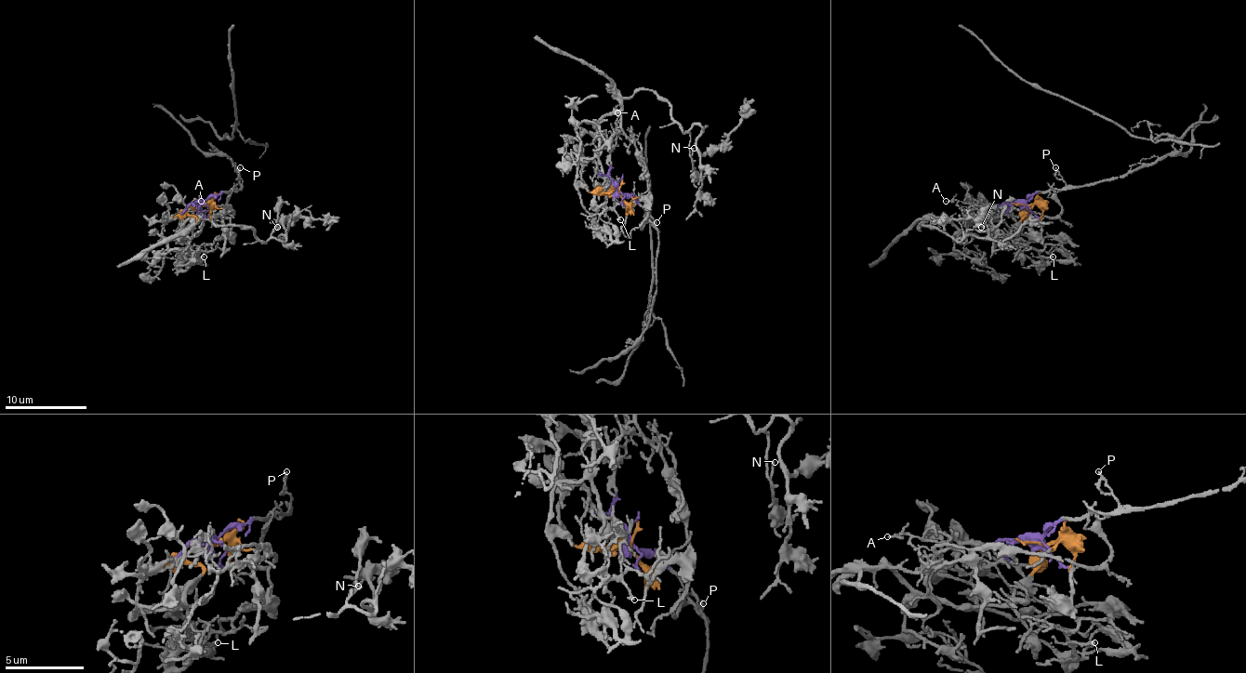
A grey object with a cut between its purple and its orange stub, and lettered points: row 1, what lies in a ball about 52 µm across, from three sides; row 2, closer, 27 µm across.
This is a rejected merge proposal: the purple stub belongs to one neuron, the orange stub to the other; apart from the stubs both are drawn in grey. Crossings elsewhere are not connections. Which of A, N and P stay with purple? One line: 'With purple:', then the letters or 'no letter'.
With purple: A, P

